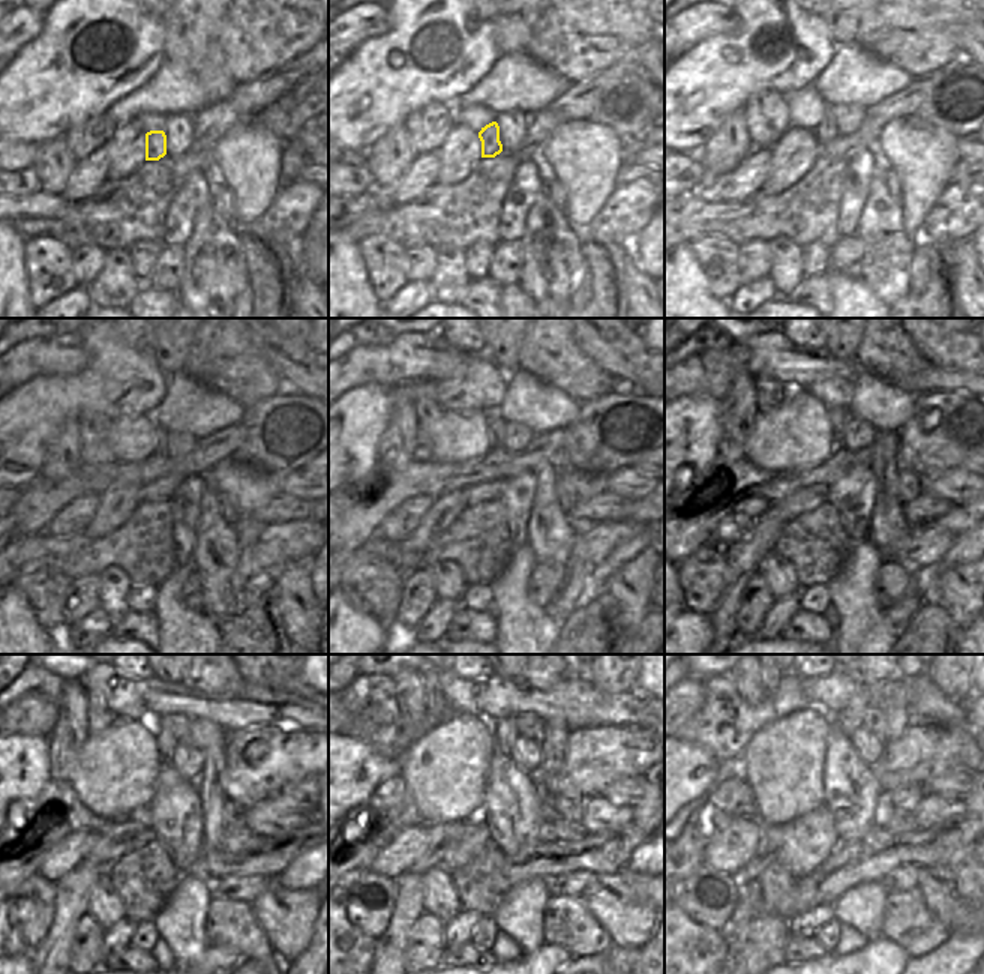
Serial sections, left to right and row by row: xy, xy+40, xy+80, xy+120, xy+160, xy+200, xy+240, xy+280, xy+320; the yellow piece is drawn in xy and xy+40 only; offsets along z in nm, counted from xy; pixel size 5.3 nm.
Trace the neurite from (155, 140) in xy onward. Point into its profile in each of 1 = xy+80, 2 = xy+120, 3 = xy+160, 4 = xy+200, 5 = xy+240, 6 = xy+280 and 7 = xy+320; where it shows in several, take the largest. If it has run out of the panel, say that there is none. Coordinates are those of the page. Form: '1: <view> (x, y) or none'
1: xy+80 (825, 132)
2: xy+120 (162, 435)
3: xy+160 (497, 426)
4: xy+200 (837, 414)
5: xy+240 (167, 743)
6: xy+280 (504, 734)
7: xy+320 (849, 718)

